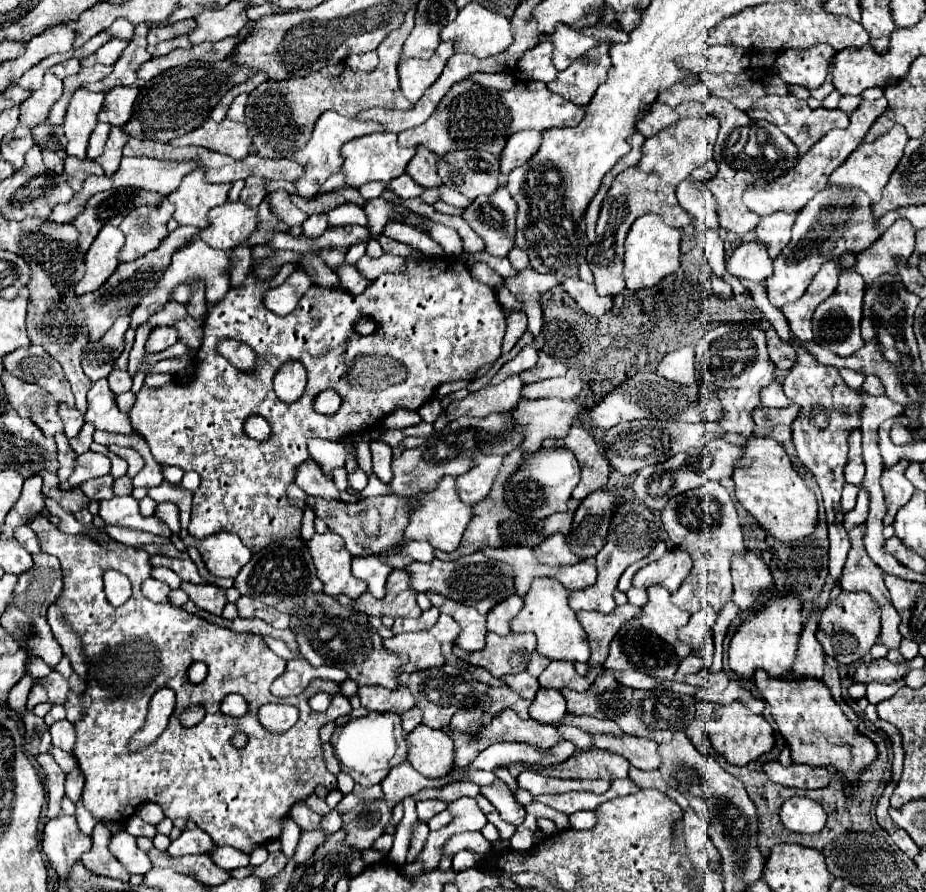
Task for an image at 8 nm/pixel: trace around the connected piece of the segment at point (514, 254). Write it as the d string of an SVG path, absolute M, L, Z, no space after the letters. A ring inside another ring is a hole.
M513 246L513 248L511 248L511 252L507 254L507 258L509 258L509 262L511 262L511 266L513 266L515 270L523 270L523 268L527 268L527 266L529 266L527 252L525 252L525 250L521 250L519 246Z

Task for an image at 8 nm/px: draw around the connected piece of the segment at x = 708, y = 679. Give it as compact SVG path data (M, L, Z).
M707 670L699 672L699 674L691 674L685 678L687 684L695 686L695 698L701 702L713 702L713 704L721 704L721 706L729 706L731 702L743 702L745 706L749 706L755 714L761 714L765 704L763 700L755 698L749 690L745 690L741 686L741 682L731 680L725 672L719 674L707 674Z

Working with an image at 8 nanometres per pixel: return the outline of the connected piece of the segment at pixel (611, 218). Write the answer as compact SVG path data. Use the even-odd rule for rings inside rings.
M711 114L705 118L683 118L683 122L675 126L675 130L665 130L663 134L647 138L643 144L641 162L617 174L603 200L601 216L597 220L597 240L587 250L587 264L595 276L595 288L599 296L615 296L625 290L623 242L631 224L639 216L655 212L675 228L691 224L691 216L679 206L675 198L675 188L681 180L687 178L687 174L695 166L713 158L717 132L719 132L719 120Z

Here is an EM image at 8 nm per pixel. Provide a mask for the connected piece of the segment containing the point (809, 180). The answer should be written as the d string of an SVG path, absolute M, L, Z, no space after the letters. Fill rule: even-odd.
M861 100L861 104L857 106L857 110L851 112L851 124L847 130L829 130L807 154L799 156L797 166L793 166L791 170L787 170L783 176L779 176L767 192L755 192L755 190L747 190L745 196L742 197L745 206L759 214L759 216L767 216L773 212L797 212L801 210L817 192L821 192L827 186L827 180L831 176L831 172L835 168L839 168L845 158L861 144L861 138L867 134L867 130L871 128L871 124L887 110L887 102L881 100L873 100L873 102L865 102Z

